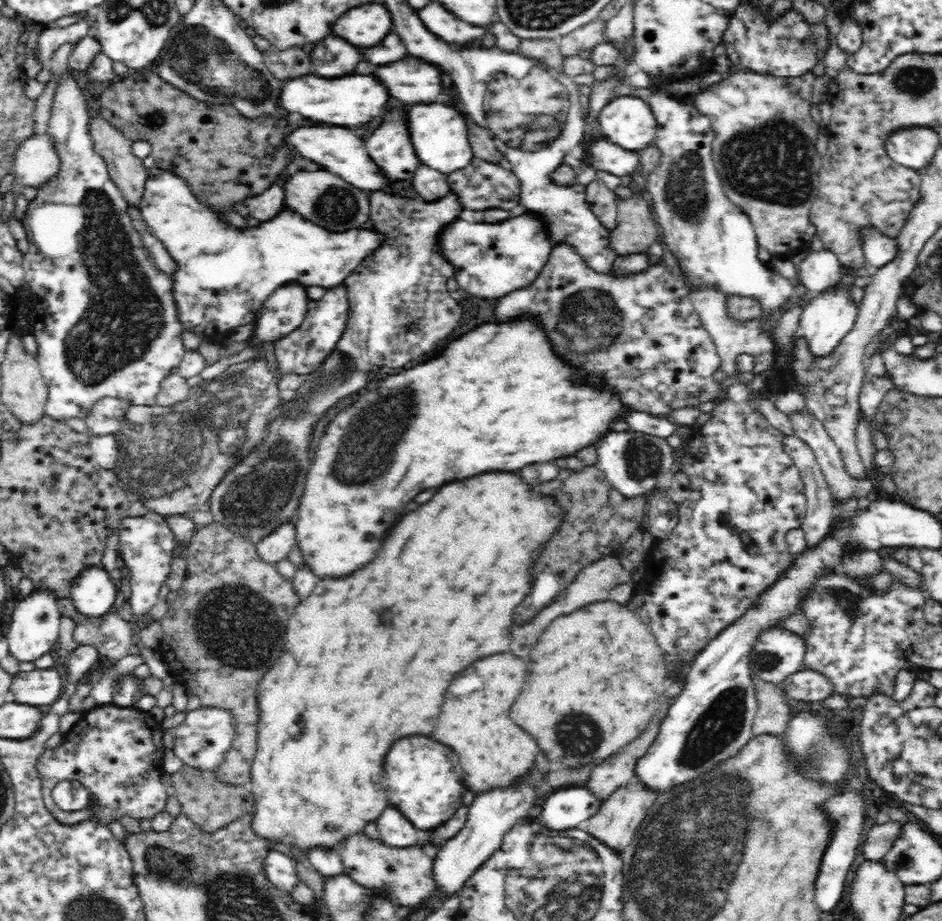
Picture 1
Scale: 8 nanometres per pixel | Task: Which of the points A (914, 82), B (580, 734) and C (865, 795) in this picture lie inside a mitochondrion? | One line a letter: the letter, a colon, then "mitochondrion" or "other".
A: mitochondrion
B: mitochondrion
C: other

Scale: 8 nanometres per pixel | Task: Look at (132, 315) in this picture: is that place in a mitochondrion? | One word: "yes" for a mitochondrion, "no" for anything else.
yes

